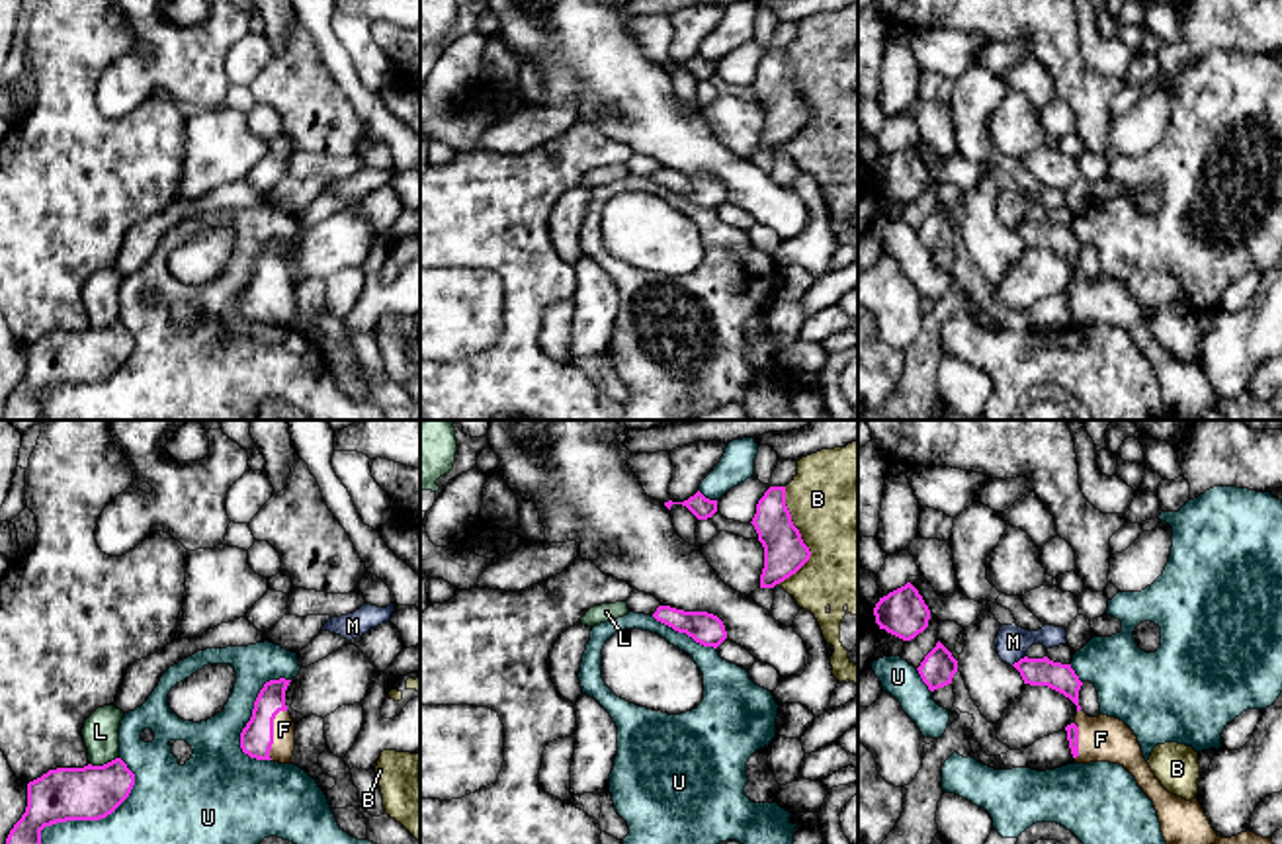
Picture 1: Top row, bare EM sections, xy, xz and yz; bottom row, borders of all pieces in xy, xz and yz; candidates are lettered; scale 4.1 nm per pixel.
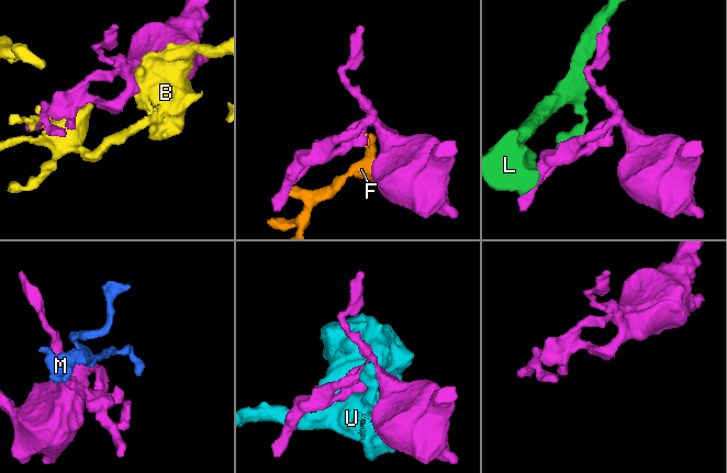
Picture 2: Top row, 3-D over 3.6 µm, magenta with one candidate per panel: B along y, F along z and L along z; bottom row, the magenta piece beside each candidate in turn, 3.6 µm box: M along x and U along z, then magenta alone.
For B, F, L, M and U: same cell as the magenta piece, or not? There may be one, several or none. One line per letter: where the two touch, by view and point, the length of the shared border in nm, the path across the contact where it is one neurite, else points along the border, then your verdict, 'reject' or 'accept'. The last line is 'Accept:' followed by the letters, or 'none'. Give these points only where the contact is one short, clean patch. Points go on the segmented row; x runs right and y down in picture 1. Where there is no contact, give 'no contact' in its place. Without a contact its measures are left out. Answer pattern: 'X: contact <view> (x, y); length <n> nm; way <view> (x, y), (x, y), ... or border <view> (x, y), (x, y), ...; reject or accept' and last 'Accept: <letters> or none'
B: contact xz (802, 540); length 420 nm; reject
F: contact xy (272, 733); length 220 nm; way xy (256, 739), (272, 733), (284, 729); accept
L: contact xy (104, 764); length 120 nm; reject
M: contact yz (1019, 661); length 80 nm; border yz (1025, 655), (1011, 665); reject
U: contact xy (88, 819); length 480 nm; reject
Accept: F

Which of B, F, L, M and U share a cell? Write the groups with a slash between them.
B / F / L / M / U

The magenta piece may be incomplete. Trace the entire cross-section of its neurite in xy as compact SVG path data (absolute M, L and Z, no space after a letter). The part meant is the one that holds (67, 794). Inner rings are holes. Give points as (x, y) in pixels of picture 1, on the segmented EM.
M121 758L104 766L57 768L27 783L27 807L6 844L41 844L45 826L100 821L131 793L135 774Z

